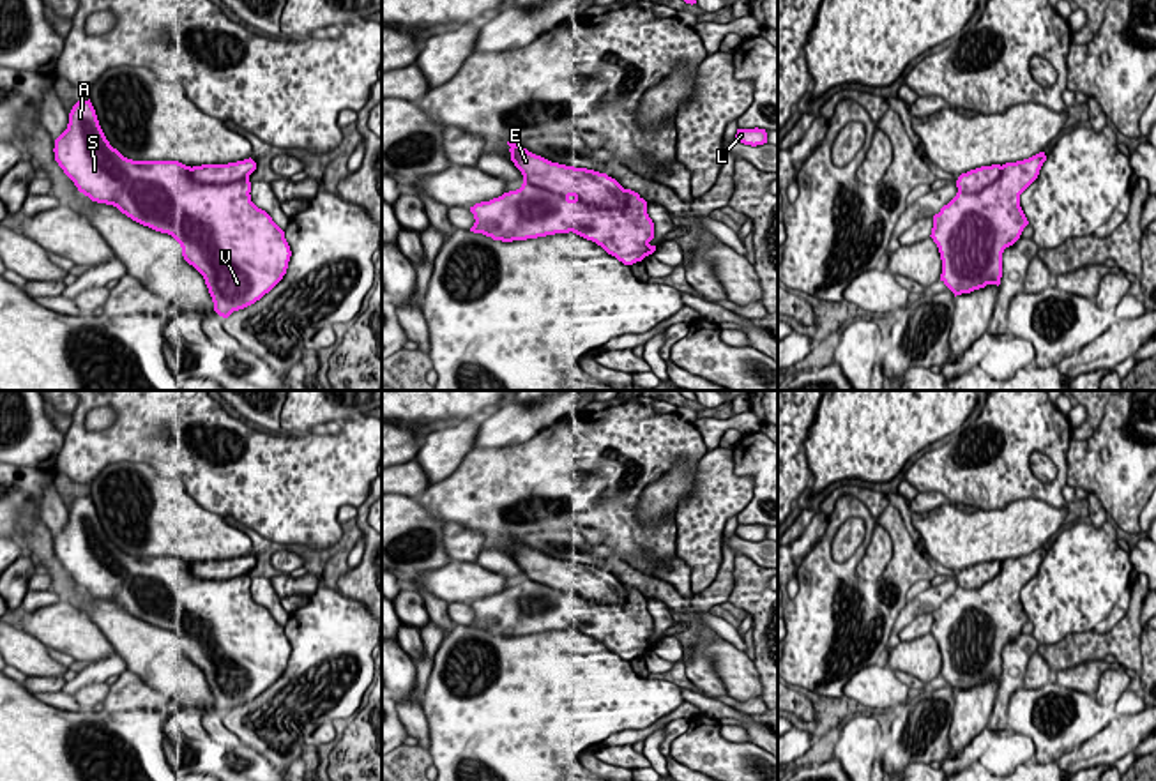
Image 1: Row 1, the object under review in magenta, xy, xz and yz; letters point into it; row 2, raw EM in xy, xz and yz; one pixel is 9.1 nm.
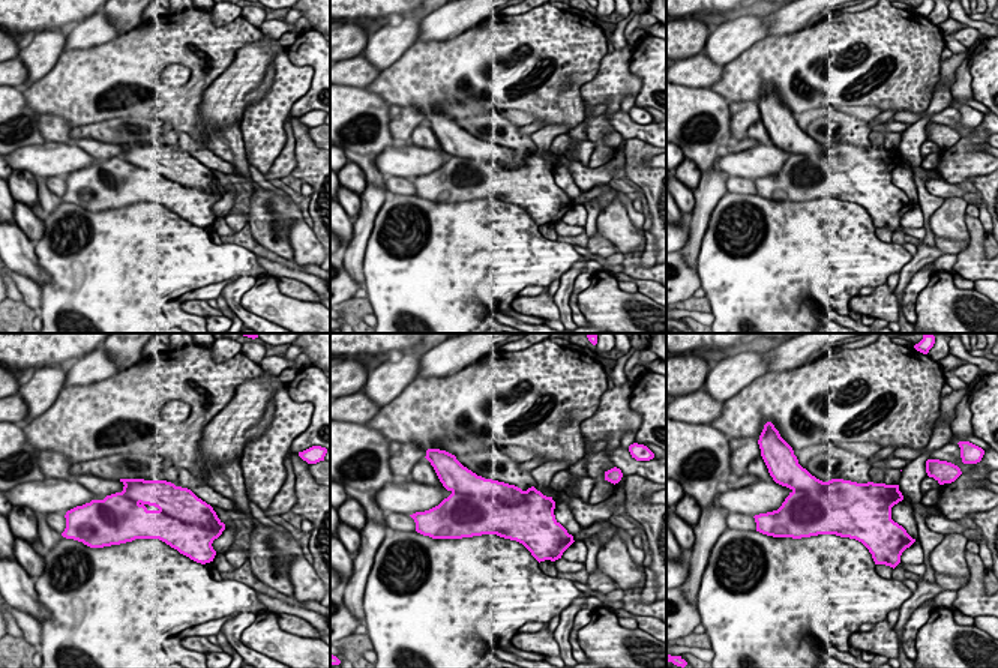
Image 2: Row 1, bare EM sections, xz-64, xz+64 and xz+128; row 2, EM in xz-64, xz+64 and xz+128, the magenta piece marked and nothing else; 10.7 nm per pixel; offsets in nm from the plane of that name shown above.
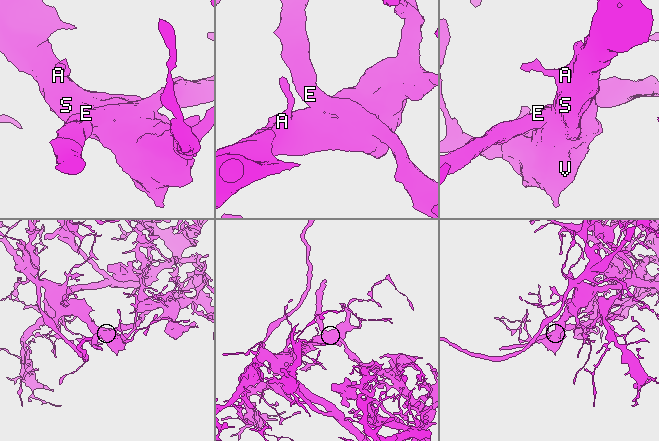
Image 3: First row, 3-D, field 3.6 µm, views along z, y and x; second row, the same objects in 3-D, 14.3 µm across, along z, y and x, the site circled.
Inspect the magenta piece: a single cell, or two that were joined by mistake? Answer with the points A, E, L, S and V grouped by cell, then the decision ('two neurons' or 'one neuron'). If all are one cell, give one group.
groups A L S V / E; two neurons

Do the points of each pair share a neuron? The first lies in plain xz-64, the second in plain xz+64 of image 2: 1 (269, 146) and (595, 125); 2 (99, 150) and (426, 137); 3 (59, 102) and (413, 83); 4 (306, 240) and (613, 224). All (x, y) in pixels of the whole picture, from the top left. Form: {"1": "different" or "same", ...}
{"1": "same", "2": "same", "3": "same", "4": "same"}

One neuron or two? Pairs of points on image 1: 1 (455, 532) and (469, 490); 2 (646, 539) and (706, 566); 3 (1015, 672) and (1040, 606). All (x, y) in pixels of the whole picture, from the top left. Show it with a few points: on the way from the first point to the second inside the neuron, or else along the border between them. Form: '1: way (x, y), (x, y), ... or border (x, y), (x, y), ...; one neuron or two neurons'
1: border (446, 522), (456, 522), (481, 532), (488, 539); two neurons
2: border (674, 513), (677, 555); two neurons
3: border (1031, 635), (1040, 644); two neurons

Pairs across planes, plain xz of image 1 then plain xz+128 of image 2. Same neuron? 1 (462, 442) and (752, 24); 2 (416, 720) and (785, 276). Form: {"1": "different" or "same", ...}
{"1": "same", "2": "different"}

